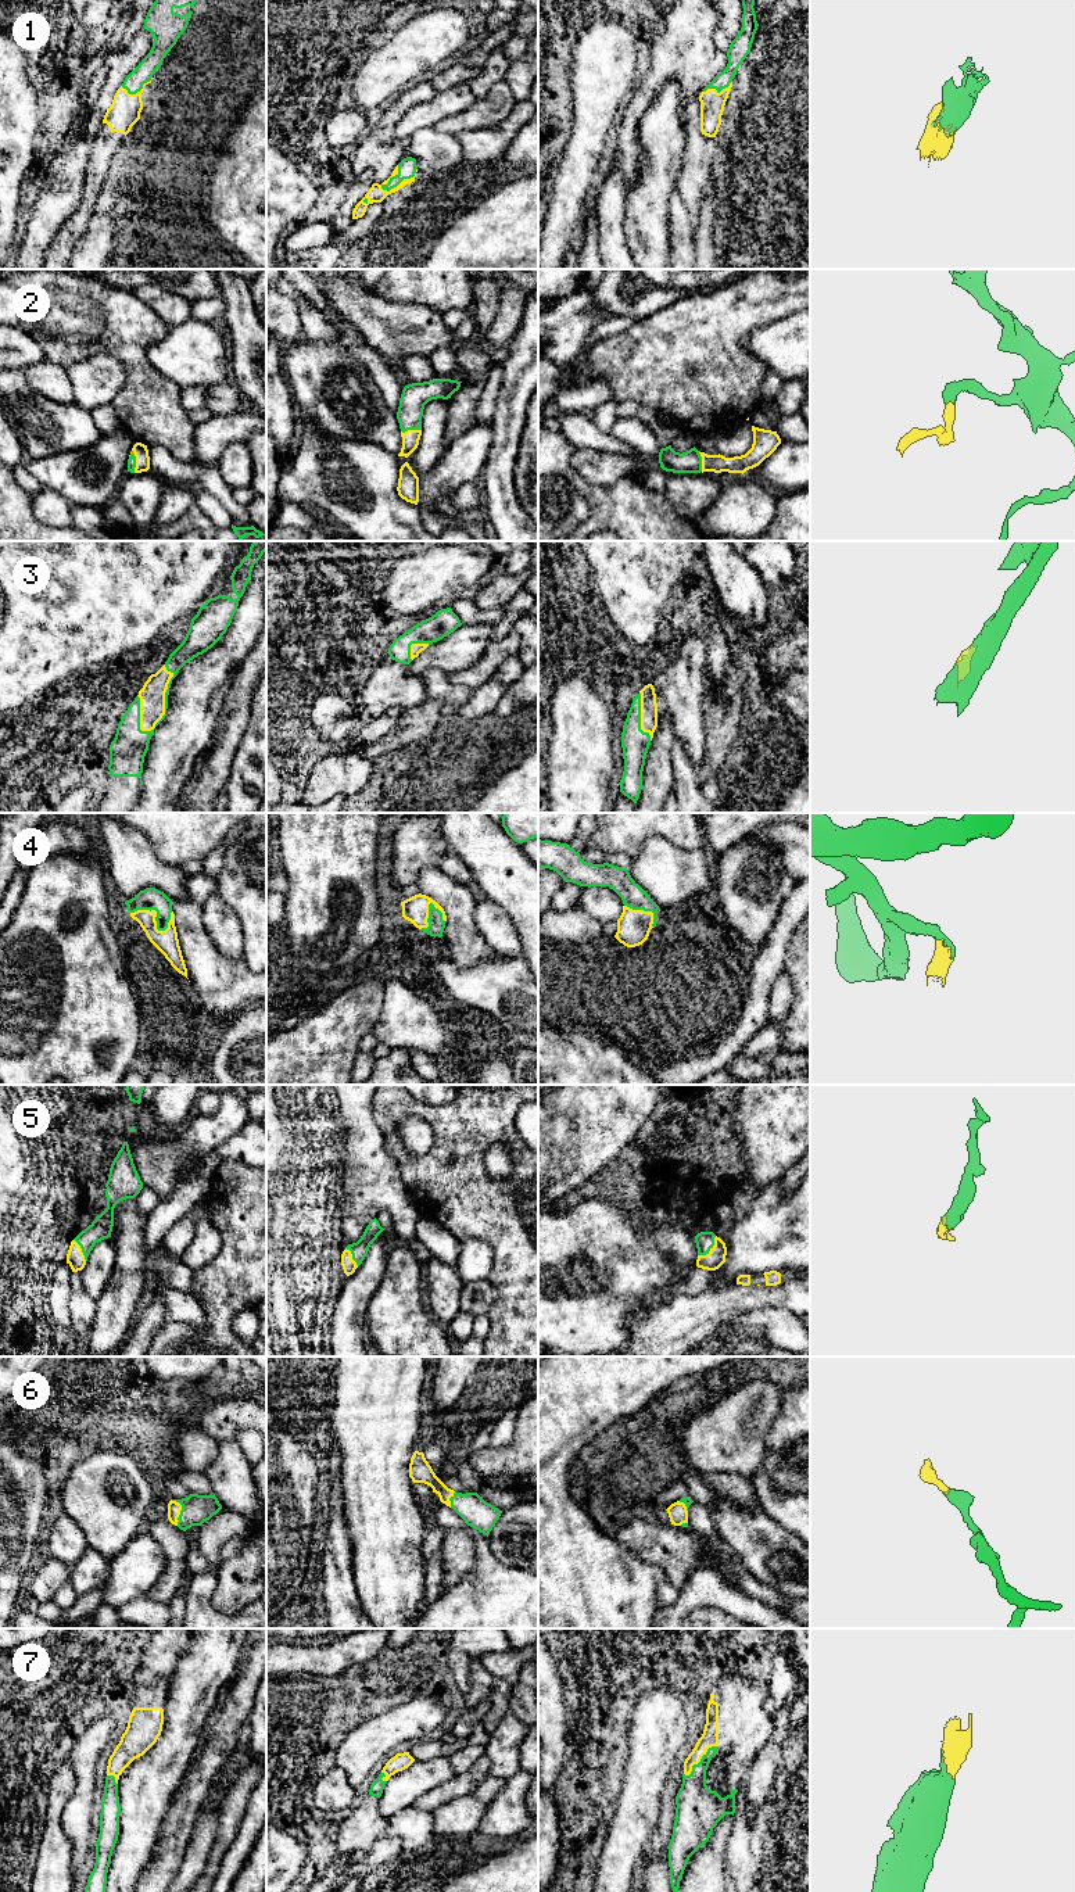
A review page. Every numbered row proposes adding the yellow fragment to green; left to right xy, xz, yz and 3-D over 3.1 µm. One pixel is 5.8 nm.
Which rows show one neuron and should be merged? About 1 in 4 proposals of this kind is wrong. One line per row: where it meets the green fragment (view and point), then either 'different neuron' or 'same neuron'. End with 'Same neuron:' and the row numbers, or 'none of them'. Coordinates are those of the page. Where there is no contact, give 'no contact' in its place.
1: meets green in xz at (400, 182); same neuron
2: meets green in xy at (135, 461); same neuron
3: meets green in xy at (165, 695); same neuron
4: meets green in xy at (156, 920); same neuron
5: meets green in yz at (710, 1247); same neuron
6: meets green in xy at (181, 1511); same neuron
7: meets green in yz at (701, 1760); same neuron
Same neuron: 1, 2, 3, 4, 5, 6, 7

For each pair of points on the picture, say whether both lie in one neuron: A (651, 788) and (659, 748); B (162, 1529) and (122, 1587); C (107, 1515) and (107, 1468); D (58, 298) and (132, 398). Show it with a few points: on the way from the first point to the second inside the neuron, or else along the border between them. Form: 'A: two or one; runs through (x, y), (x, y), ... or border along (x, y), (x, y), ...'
A: one; runs through (658, 778), (659, 758)
B: two; border along (147, 1533), (162, 1550), (162, 1572)
C: one; runs through (107, 1504), (101, 1489), (104, 1479)
D: one; runs through (86, 316), (133, 361), (133, 371)

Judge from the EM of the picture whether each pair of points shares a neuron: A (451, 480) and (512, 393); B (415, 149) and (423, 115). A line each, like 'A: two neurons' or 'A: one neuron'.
A: two neurons
B: two neurons

